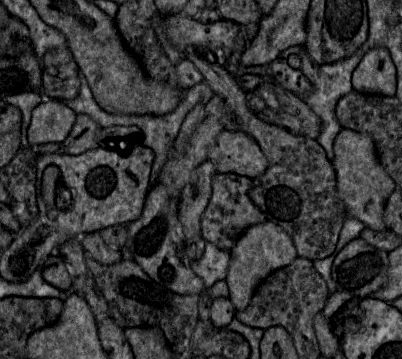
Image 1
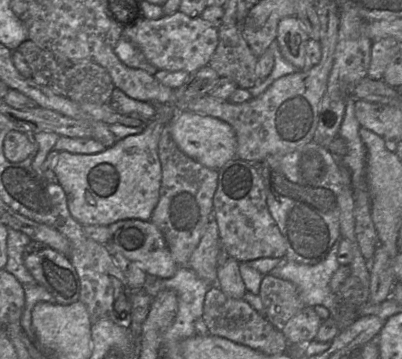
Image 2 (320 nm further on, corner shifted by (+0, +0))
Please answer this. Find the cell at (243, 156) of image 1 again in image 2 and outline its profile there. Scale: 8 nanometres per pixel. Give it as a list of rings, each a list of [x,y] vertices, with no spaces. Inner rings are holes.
[[[180,111],[170,123],[172,137],[177,146],[202,165],[219,170],[230,160],[237,158],[237,139],[233,127],[214,117],[191,111]]]

